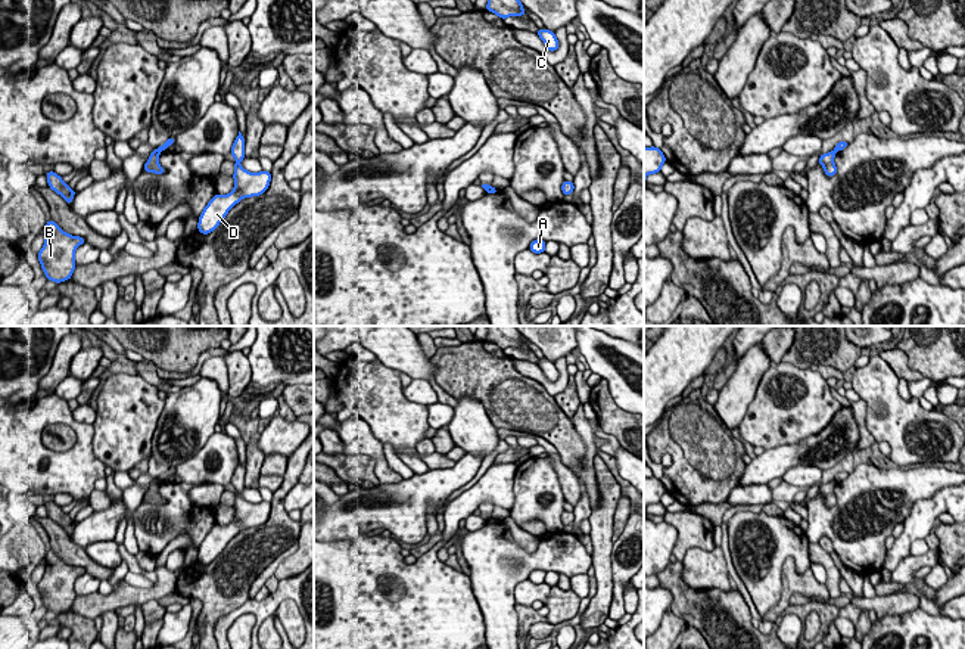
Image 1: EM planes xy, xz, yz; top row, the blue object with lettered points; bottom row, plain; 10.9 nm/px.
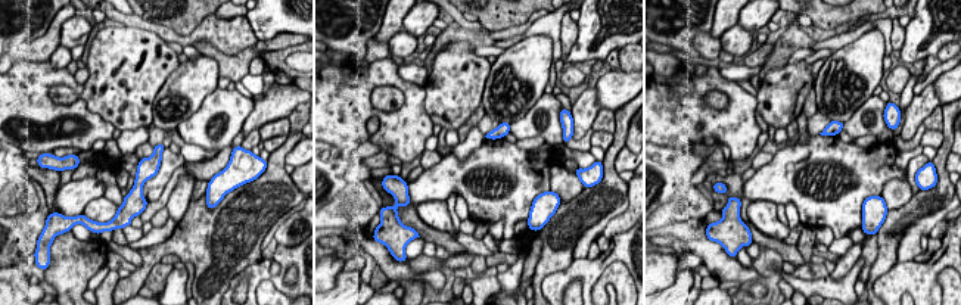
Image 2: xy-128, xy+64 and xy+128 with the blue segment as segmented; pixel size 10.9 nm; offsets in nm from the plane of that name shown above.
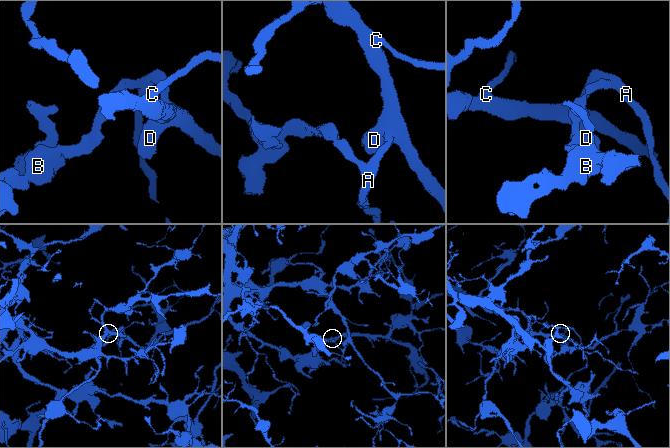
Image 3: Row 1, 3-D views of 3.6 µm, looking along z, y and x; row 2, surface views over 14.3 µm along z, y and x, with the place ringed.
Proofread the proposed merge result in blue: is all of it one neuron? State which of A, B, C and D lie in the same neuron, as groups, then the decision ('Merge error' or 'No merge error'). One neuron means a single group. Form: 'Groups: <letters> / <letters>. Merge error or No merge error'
Groups: A C D / B. Merge error

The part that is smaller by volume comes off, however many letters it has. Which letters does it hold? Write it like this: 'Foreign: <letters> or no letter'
Foreign: B

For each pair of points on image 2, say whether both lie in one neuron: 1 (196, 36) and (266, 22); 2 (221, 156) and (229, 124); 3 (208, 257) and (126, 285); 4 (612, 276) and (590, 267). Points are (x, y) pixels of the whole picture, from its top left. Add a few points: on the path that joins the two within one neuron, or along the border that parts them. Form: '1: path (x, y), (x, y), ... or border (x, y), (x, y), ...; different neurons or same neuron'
1: border (245, 15), (258, 40); different neurons
2: border (229, 146), (218, 152); different neurons
3: path (187, 248), (164, 248), (146, 267); same neuron
4: border (628, 267), (622, 263), (612, 263), (597, 280); different neurons

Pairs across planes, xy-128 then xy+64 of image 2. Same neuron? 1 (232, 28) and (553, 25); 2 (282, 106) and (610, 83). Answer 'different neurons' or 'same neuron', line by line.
1: different neurons
2: same neuron

